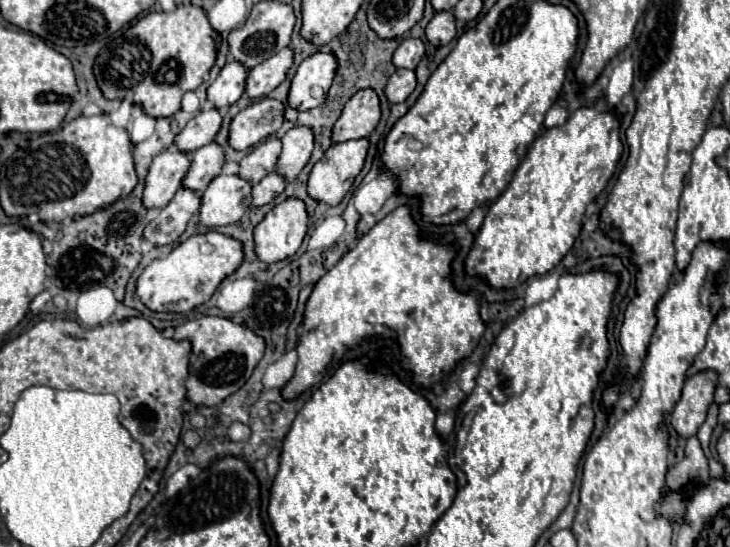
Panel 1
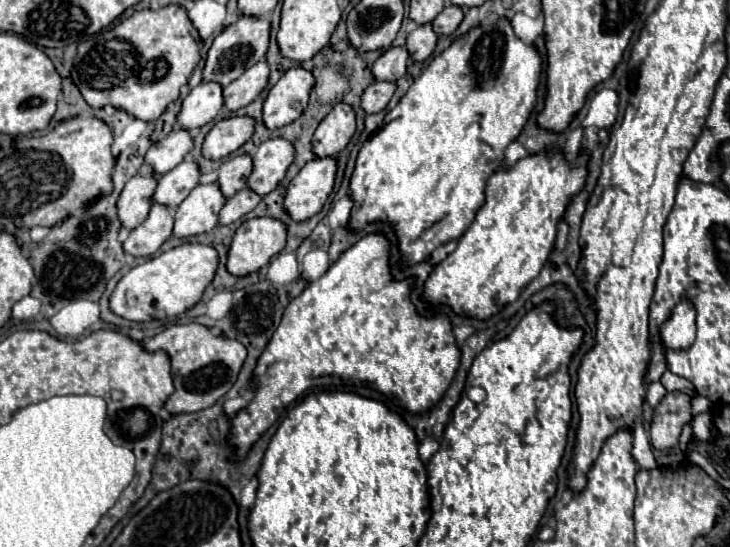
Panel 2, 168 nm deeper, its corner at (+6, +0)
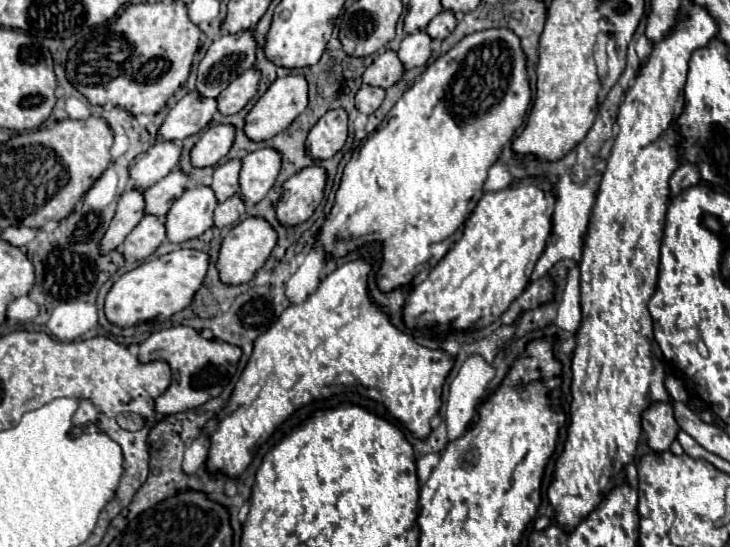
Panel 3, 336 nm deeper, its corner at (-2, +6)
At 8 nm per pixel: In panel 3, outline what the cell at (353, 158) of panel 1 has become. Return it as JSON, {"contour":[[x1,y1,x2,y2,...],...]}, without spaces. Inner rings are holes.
{"contour":[[311,165,283,183,277,217,283,225,299,225,307,221,323,201,327,171,321,165]]}

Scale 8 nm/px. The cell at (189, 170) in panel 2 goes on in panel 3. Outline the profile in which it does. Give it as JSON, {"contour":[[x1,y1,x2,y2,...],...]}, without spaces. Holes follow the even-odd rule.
{"contour":[[181,169,171,171,167,177,157,181,153,187,145,189,145,213,163,217,167,215,167,209,171,209,173,201,183,195,183,191,189,185,189,175]]}

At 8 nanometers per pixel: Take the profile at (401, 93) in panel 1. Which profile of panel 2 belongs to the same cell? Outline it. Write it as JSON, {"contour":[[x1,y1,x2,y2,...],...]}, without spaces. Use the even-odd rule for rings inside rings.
{"contour":[[375,81,371,83,363,95,361,95,361,107,367,115,371,113,379,113,387,107,391,95,395,91,395,83,387,83,387,81]]}

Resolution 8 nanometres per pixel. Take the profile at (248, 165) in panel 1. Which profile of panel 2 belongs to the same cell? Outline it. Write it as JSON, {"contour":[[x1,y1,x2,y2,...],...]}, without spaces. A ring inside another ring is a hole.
{"contour":[[249,155,233,157,217,169,217,185,223,191,225,199,233,197,237,191,247,187,247,177,251,169,253,169,253,161]]}

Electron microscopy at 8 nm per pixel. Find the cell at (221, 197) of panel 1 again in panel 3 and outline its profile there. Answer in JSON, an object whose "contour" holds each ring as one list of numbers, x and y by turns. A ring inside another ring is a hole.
{"contour":[[189,187,165,215,167,239,183,243,213,227,217,197,211,187]]}

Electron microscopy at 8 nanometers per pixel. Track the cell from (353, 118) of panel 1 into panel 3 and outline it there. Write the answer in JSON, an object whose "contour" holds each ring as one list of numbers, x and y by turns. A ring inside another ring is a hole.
{"contour":[[331,109,327,111,317,125,311,129,307,137,307,151,315,159,329,159,337,151,343,149,347,137,349,137,349,127,347,127,349,115,345,109]]}

